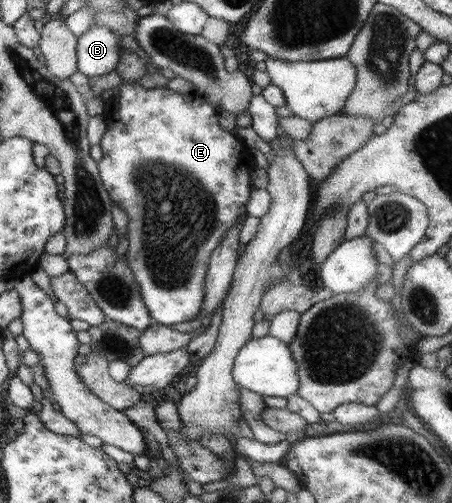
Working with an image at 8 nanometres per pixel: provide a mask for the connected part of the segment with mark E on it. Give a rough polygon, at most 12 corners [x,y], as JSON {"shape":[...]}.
{"shape":[[121,46],[96,168],[152,323],[198,318],[254,166]]}

